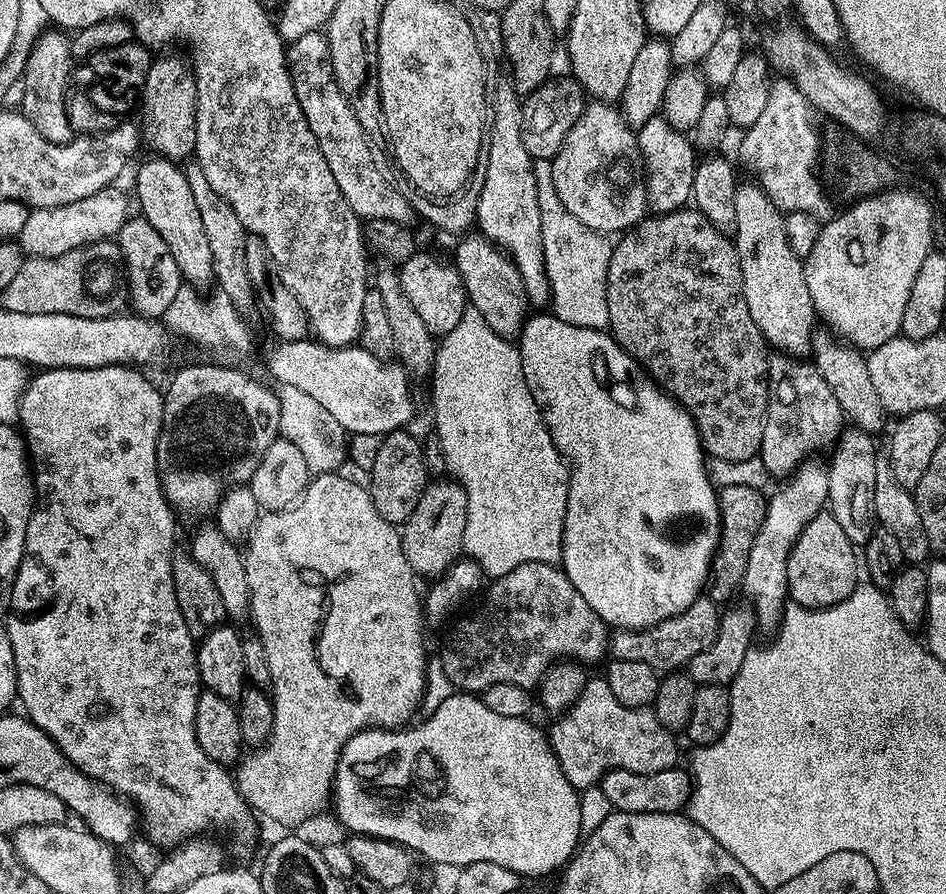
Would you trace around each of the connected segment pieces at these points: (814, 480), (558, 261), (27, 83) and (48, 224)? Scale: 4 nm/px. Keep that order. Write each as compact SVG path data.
M809 458L799 464L795 472L787 477L788 480L773 496L767 497L764 505L762 524L754 534L754 546L750 546L750 558L746 562L743 591L752 595L751 611L756 614L757 625L761 629L775 629L780 617L784 615L784 606L789 599L786 566L802 530L820 512L825 511L828 503L828 469L816 458Z
M563 206L557 212L542 211L544 231L544 265L550 282L550 308L559 320L577 324L583 328L609 327L608 323L608 267L613 245L609 237L595 232Z
M52 26L49 27L49 32L44 32L36 41L32 44L32 49L28 52L28 57L24 60L24 105L22 105L22 111L45 136L49 138L68 138L73 135L74 129L68 122L68 110L66 107L66 101L69 99L70 92L68 88L68 79L72 76L72 44L68 41L69 33L67 31L61 30L59 27Z
M109 186L103 188L98 194L90 194L86 198L74 200L69 204L62 204L60 206L54 206L53 208L32 208L28 213L28 217L26 218L26 224L22 226L22 230L20 231L20 235L18 237L18 243L20 247L24 249L28 256L57 256L58 254L66 254L75 248L82 248L85 244L92 244L96 240L107 240L115 237L117 233L119 233L121 226L123 226L130 218L130 212L128 212L128 200L123 196L122 193L115 192L116 190L117 189L115 187Z

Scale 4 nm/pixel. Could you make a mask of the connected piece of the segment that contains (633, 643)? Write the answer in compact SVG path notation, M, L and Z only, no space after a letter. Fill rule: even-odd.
M697 598L684 612L670 616L650 628L613 631L610 636L611 659L634 662L645 660L651 668L657 670L683 669L689 660L693 660L705 648L712 647L717 639L722 616L721 613L716 613L716 608L717 601L711 598Z

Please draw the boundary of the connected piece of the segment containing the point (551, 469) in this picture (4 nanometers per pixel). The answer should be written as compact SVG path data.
M475 310L465 311L464 317L452 330L439 341L435 363L440 363L436 372L436 386L432 390L432 404L436 407L436 436L440 439L440 448L444 451L444 460L453 477L460 481L466 490L466 534L464 535L463 551L480 565L481 571L489 577L504 576L514 566L526 562L542 562L543 564L556 564L560 560L562 538L564 537L564 523L566 522L566 498L568 497L568 473L570 465L564 453L558 450L554 438L544 420L544 413L536 405L532 391L526 386L526 378L522 374L520 349L509 337L496 332L486 318Z

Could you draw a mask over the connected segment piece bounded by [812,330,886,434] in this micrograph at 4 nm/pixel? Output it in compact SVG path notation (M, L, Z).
M820 330L812 337L812 352L816 369L834 390L845 417L864 432L879 434L884 428L886 401L870 378L865 353L851 343L841 342L842 344L839 344L835 340L835 338L837 339L835 335L829 335L827 336L823 330Z

